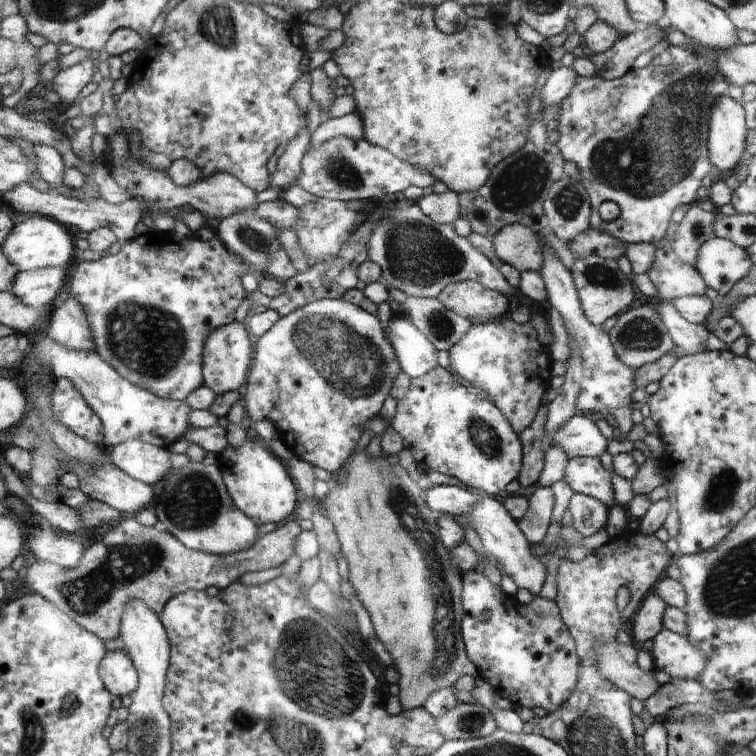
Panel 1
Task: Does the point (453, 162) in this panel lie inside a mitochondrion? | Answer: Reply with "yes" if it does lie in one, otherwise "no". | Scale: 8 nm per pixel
no

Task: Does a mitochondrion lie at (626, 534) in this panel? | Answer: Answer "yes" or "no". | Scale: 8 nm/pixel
no

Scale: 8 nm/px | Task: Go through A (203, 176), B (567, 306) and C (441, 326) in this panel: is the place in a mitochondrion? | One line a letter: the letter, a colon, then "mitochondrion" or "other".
A: other
B: other
C: mitochondrion

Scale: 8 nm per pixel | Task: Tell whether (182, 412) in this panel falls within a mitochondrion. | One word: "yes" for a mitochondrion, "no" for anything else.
no

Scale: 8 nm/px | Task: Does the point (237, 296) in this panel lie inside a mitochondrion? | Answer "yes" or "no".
no

